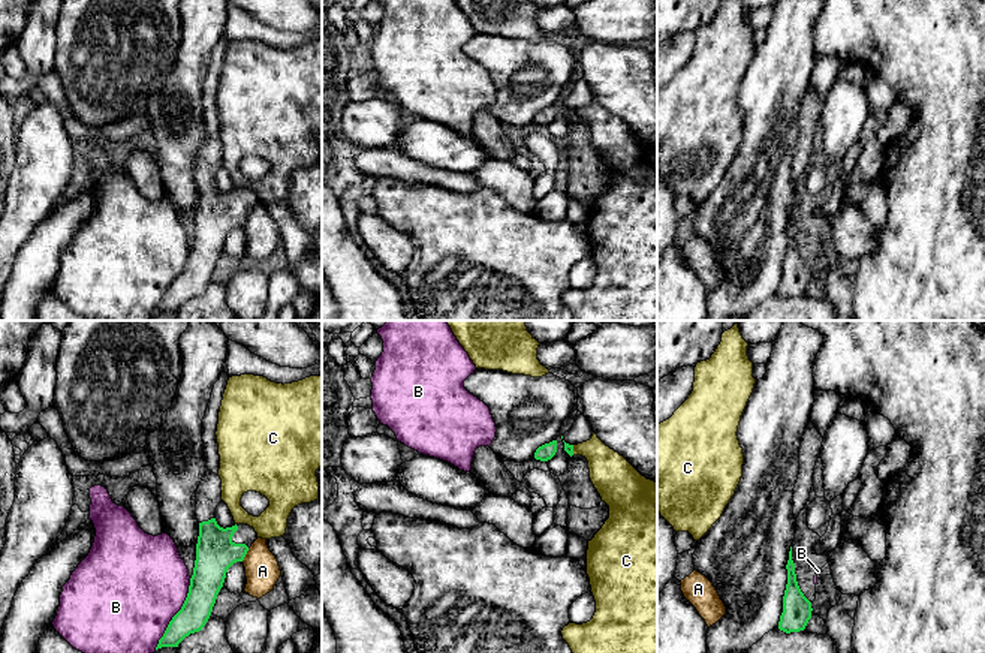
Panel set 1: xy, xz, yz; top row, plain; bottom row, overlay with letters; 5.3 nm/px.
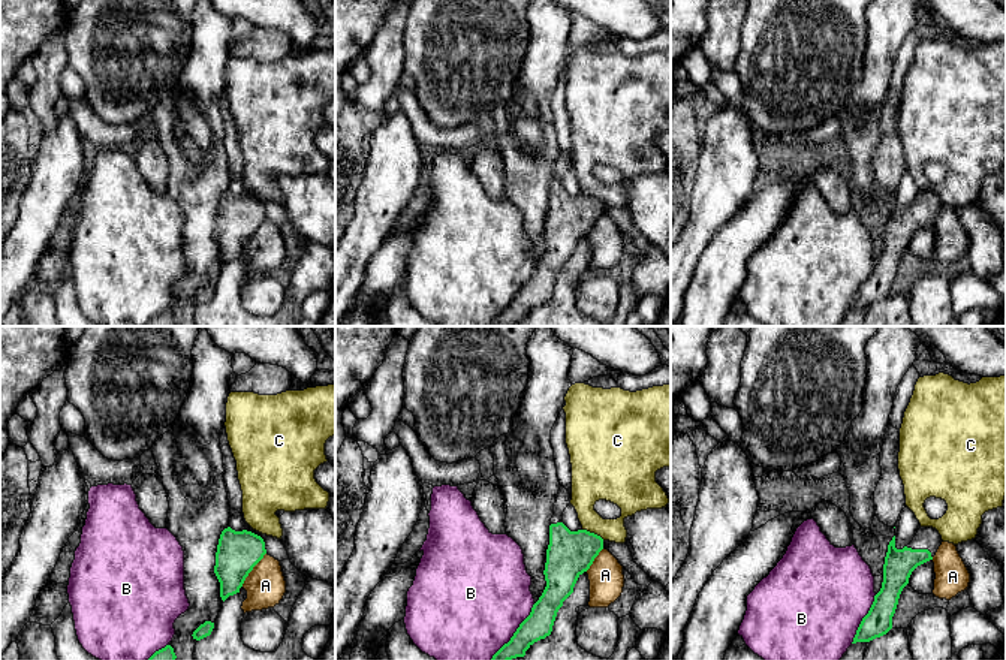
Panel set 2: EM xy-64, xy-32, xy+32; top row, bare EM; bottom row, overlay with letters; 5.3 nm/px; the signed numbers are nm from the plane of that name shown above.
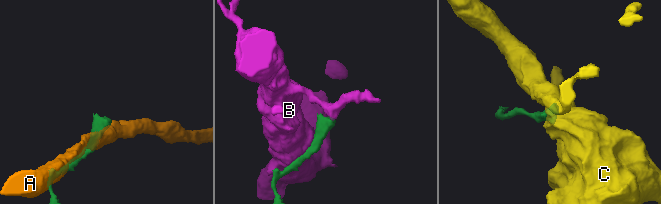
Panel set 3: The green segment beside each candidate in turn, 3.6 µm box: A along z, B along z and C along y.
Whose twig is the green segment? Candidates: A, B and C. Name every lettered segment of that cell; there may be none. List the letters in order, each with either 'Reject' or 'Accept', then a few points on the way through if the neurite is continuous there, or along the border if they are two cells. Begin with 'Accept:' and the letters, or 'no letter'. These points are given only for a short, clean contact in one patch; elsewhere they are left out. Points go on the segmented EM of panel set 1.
Accept: no letter
A: Reject. Boundary: xy (249, 548), (241, 560)
B: Reject
C: Reject. Boundary: xz (572, 445), (574, 454)

